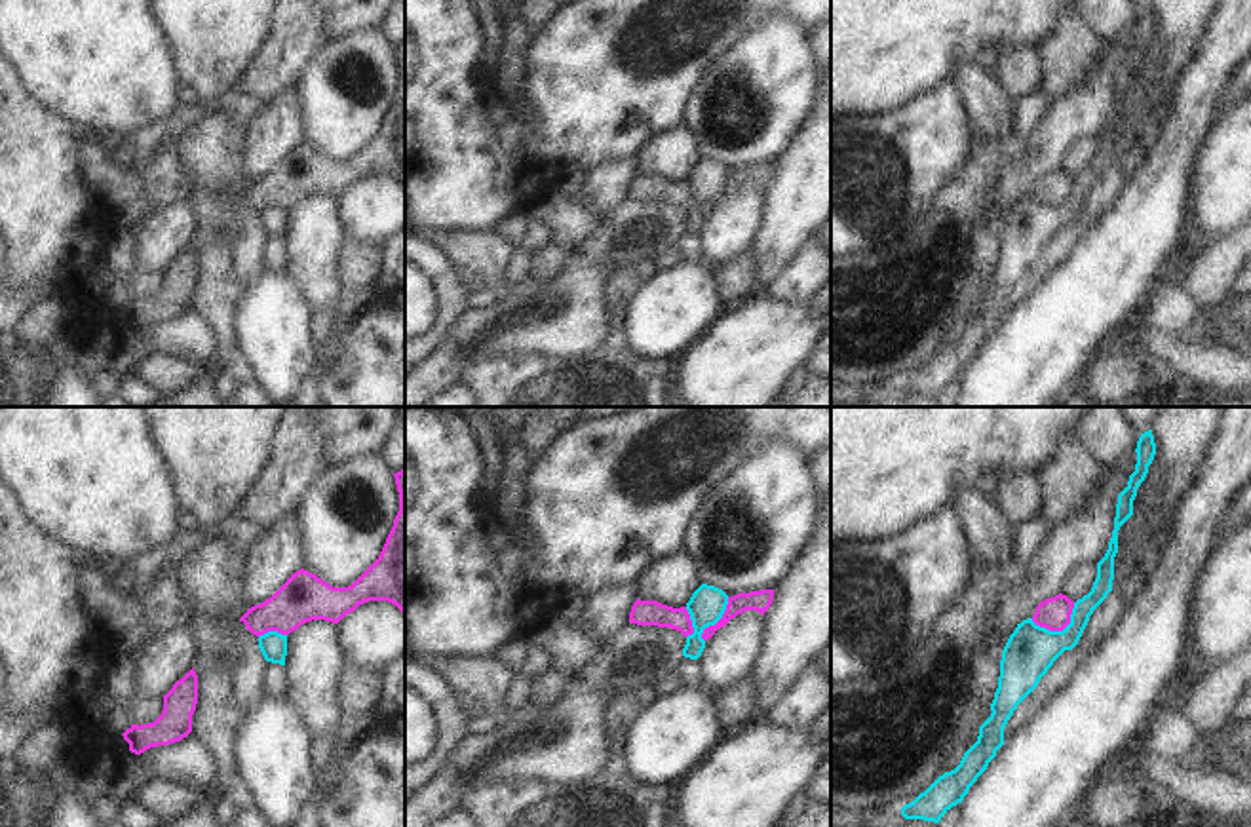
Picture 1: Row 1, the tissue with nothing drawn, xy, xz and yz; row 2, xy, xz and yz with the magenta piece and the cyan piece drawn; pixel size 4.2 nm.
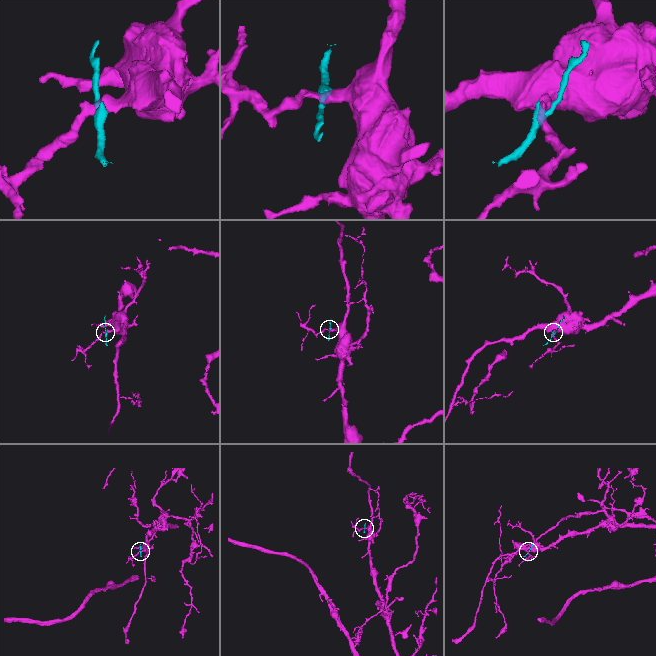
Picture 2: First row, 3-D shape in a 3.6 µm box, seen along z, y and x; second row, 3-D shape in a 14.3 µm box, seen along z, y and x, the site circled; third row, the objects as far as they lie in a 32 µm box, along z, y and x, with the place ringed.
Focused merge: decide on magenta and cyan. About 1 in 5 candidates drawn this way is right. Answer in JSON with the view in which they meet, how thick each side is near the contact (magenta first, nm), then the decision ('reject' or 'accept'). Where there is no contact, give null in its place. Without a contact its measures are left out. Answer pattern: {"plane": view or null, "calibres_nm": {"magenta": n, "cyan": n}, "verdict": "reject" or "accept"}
{"plane": "yz", "calibres_nm": {"magenta": 140, "cyan": 220}, "verdict": "reject"}

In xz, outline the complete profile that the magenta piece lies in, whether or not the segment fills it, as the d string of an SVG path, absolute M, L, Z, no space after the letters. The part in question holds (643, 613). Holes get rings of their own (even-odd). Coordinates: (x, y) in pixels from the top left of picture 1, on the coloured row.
M637 599L629 612L629 624L671 627L681 631L684 637L694 633L686 606L673 608L658 601Z

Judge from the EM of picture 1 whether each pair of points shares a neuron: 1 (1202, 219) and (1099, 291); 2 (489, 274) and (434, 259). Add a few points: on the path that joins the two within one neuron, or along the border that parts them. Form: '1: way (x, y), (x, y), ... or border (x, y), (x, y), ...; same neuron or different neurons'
1: border (1193, 185), (1187, 238); different neurons
2: border (424, 234), (449, 259), (470, 291); different neurons

